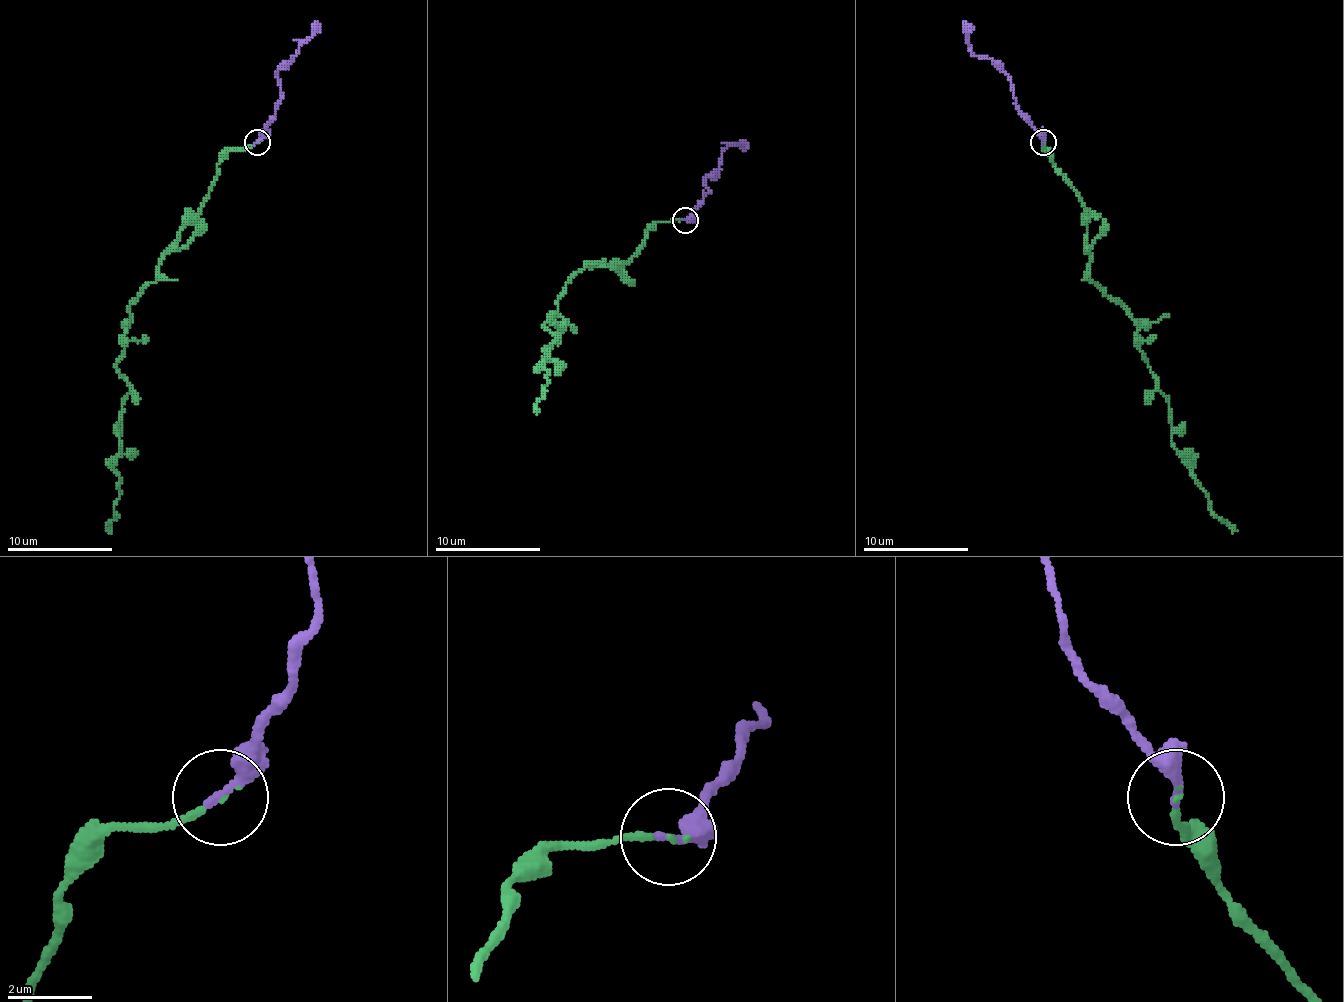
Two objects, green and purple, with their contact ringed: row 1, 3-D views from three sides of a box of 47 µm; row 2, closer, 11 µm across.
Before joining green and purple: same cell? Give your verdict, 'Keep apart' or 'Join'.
Join

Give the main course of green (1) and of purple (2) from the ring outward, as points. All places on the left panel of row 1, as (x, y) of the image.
1: (256, 143), (217, 166), (198, 214), (130, 306), (117, 367), (130, 388), (109, 531)
2: (256, 143), (280, 103), (278, 71), (299, 50), (317, 21)

